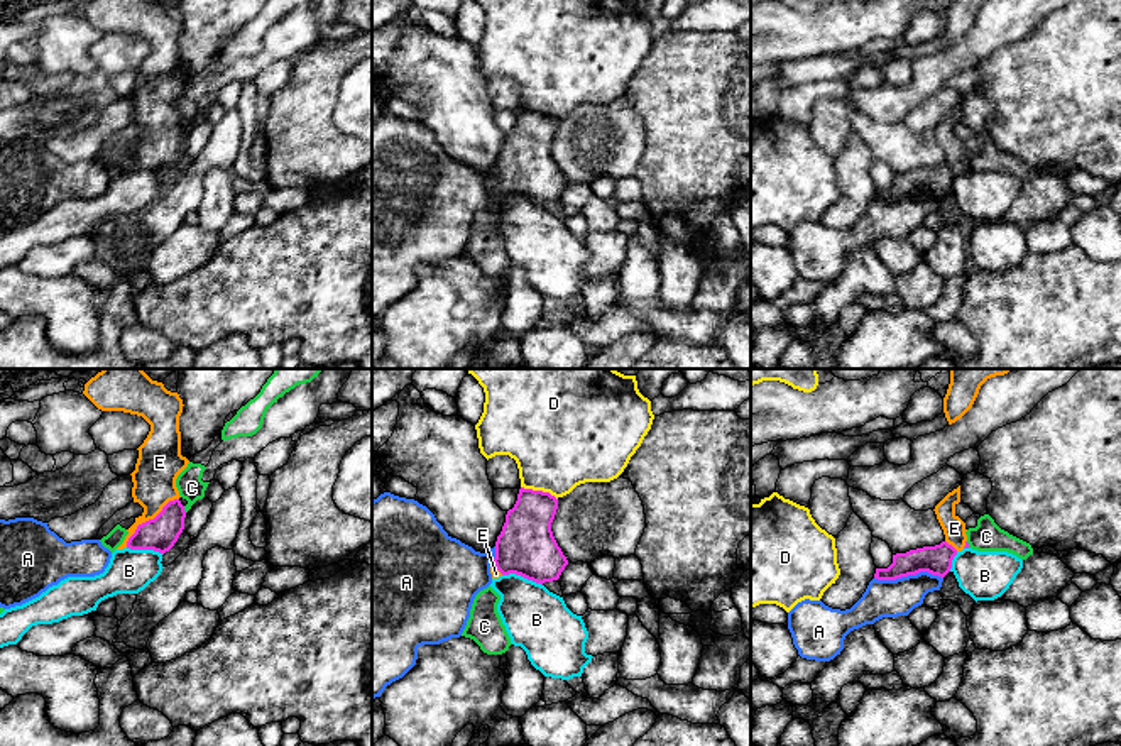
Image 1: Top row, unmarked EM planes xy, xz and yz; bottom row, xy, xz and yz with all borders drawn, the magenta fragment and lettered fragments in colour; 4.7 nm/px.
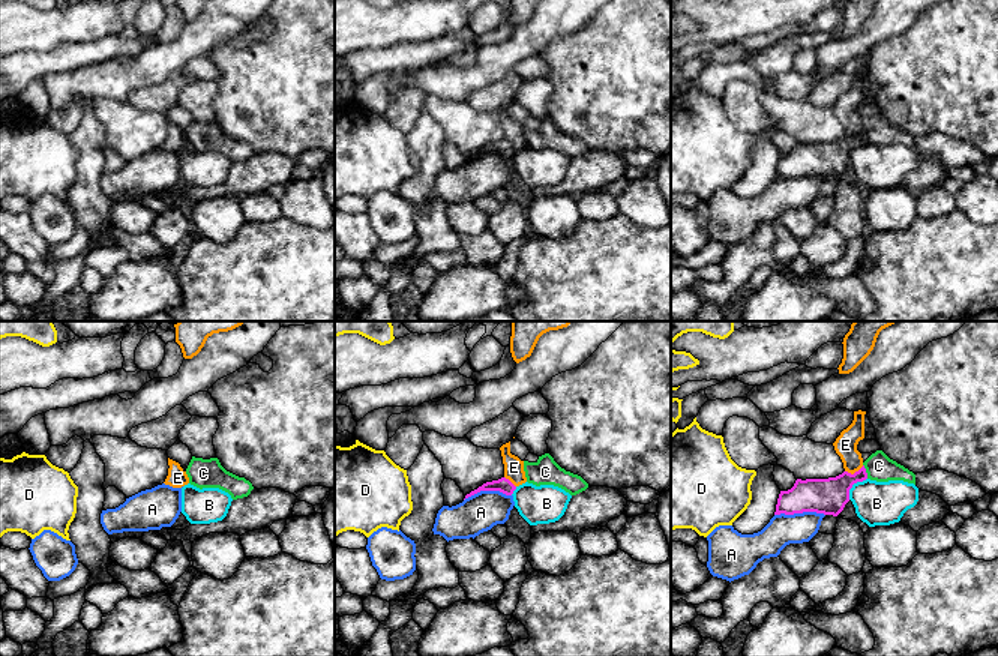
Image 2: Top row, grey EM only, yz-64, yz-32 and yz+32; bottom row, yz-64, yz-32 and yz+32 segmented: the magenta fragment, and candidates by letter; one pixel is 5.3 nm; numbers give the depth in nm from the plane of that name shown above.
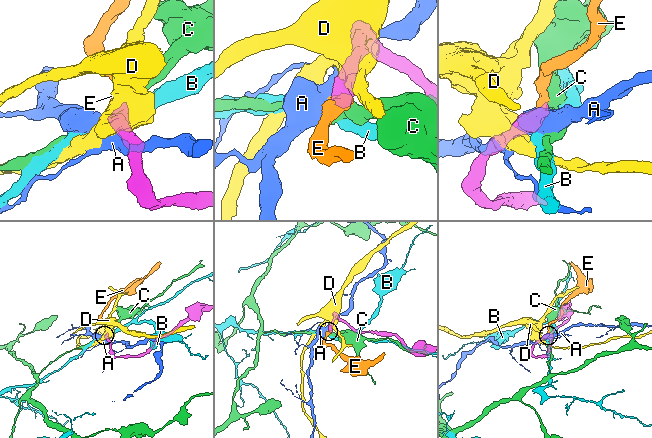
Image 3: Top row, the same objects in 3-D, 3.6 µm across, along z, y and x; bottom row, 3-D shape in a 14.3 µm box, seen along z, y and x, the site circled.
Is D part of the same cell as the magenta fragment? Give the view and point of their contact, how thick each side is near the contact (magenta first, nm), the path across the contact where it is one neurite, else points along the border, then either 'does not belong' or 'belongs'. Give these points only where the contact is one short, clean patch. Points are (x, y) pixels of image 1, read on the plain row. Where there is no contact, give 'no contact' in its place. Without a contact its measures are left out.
meets magenta in xz at (540, 112); 260 nm thick on the magenta side, 460 nm on the other; border along xz (521, 107), (548, 112), (557, 120); does not belong

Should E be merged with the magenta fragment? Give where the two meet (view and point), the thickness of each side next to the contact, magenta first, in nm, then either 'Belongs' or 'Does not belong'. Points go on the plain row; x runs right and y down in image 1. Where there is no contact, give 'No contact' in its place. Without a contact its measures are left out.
Touches magenta at xy (149, 141). Thickness 160 nm (magenta) against 200 nm. Belongs

